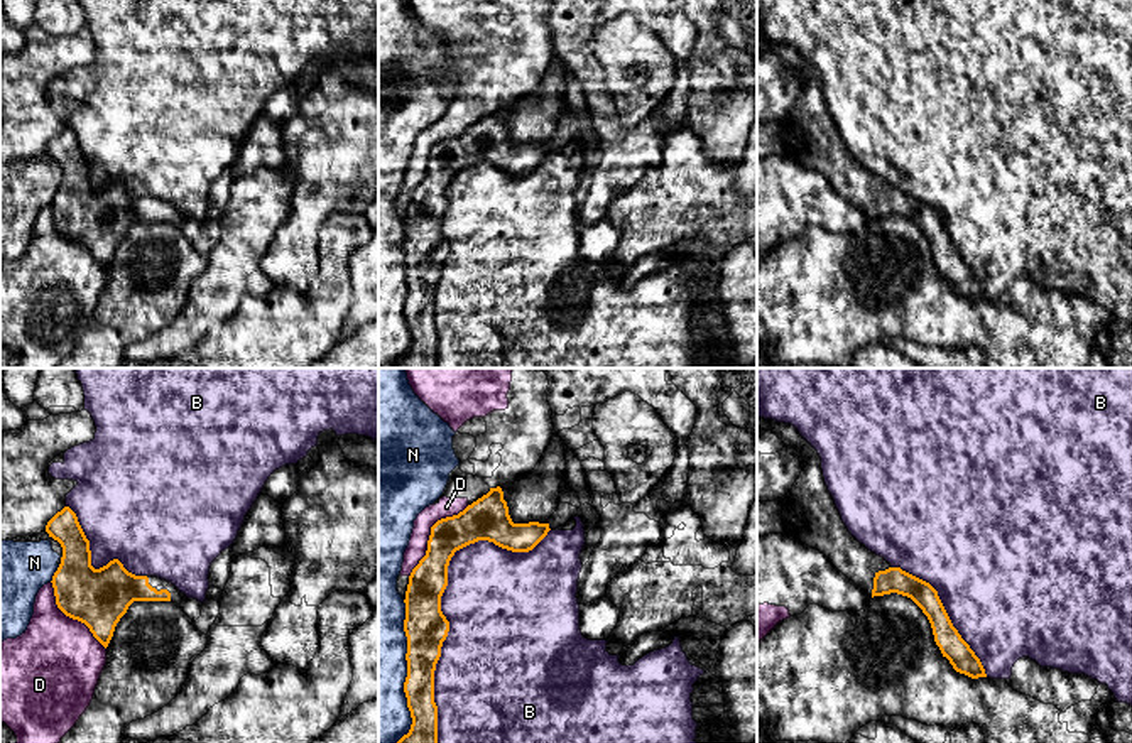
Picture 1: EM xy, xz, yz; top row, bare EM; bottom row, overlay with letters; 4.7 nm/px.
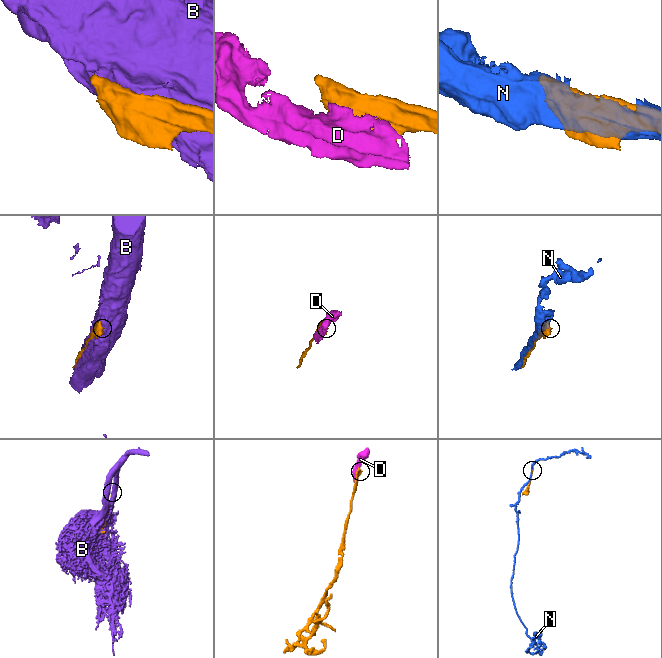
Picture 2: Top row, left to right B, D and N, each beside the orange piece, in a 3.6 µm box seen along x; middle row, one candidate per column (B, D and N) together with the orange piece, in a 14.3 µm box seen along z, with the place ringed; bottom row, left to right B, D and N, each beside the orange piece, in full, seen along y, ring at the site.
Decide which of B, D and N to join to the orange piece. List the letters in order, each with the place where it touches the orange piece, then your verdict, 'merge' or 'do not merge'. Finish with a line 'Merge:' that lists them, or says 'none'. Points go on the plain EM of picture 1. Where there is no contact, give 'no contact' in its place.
B: meets orange in xz at (440, 223); do not merge
D: meets orange in xz at (431, 156); do not merge
N: meets orange in xz at (408, 294); do not merge
Merge: none

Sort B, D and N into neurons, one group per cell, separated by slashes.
B / D / N

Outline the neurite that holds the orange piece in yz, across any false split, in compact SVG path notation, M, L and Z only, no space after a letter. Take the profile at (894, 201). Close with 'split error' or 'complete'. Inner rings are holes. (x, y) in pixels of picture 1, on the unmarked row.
M901 189L875 194L872 220L890 214L911 220L922 231L931 245L936 267L956 294L971 301L987 299L980 280L953 248L938 213L929 204Z; complete

